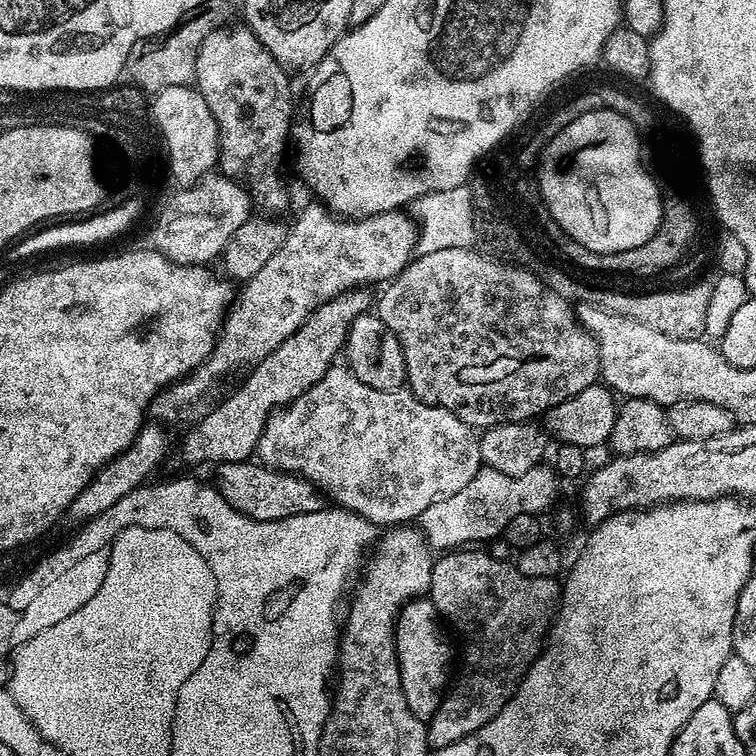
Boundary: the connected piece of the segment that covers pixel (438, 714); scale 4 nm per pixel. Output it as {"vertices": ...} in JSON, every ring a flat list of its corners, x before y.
{"vertices":[[448,550,435,557,427,595,437,613,445,621,448,619,453,630,460,635,464,661,460,664,460,673,457,676,455,673,450,687,445,691,438,710,427,721,429,749,445,748,474,734,486,726,486,722,493,720,502,706,506,706,548,639,561,591,562,584,557,577,526,578,526,574,516,569,515,563,494,558,484,550]]}

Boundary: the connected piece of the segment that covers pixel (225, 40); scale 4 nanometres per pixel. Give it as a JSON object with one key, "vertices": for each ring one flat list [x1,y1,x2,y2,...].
{"vertices":[[235,24,212,31,203,39,195,59,195,87,214,114,219,132,219,171,229,178,239,178,253,194,253,203,265,213,280,214,290,198,280,172,286,142,294,124,292,88,283,65,273,57,247,25]]}

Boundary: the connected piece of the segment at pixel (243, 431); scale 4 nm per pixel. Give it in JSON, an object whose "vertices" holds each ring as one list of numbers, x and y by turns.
{"vertices":[[364,286,348,288,330,298,330,302,315,308,306,318,306,322,302,322,302,326,298,326,298,330,294,330,294,334,290,334,286,342,282,342,282,346,275,348,254,365,233,396,226,397,213,412,206,413,200,421,197,419,187,429,189,432,180,444,181,458,188,464,209,466,249,459,255,453,256,443,268,417,277,408,297,400,314,382,318,382,318,378,322,378,328,368,337,363,344,337,348,335,348,328,354,318,373,307,374,296,368,292,371,291]]}

